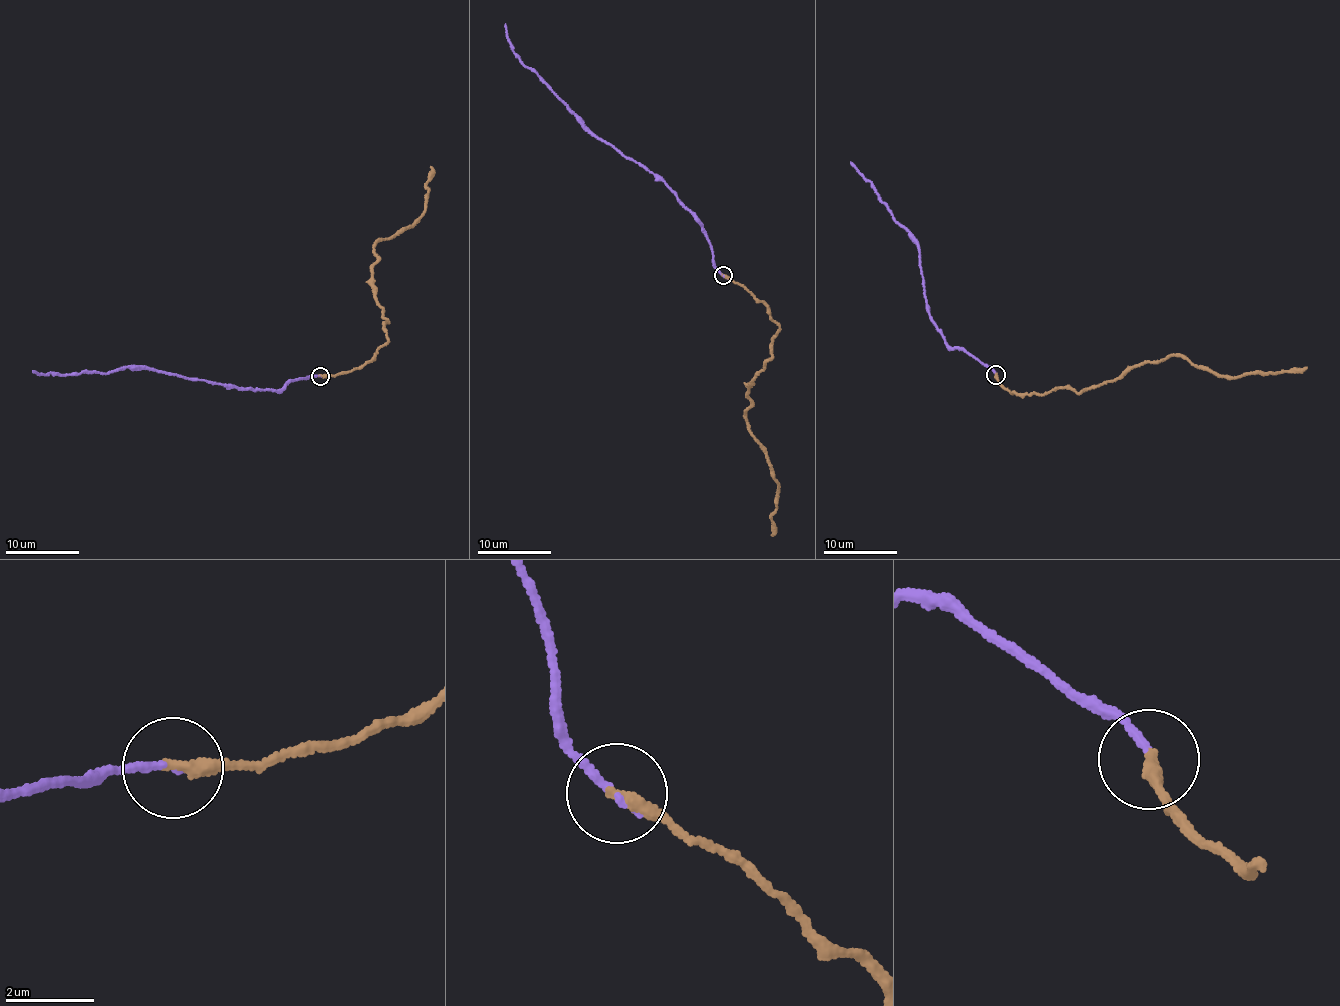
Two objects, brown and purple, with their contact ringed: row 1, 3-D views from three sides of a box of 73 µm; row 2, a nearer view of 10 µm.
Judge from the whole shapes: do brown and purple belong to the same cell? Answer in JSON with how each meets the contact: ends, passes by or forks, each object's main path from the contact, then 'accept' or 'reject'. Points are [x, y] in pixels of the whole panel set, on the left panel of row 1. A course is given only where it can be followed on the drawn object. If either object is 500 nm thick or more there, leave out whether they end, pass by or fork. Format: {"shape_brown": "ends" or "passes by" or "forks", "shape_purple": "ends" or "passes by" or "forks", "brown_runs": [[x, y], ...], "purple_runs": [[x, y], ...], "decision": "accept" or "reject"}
{"shape_brown": "ends", "shape_purple": "ends", "brown_runs": [[320, 376], [362, 366], [387, 342], [388, 321], [372, 281], [378, 258], [374, 247], [425, 211], [430, 165]], "purple_runs": [[320, 376], [296, 379], [276, 390], [259, 391], [127, 366], [102, 373], [60, 375], [45, 375], [33, 370]], "decision": "accept"}

